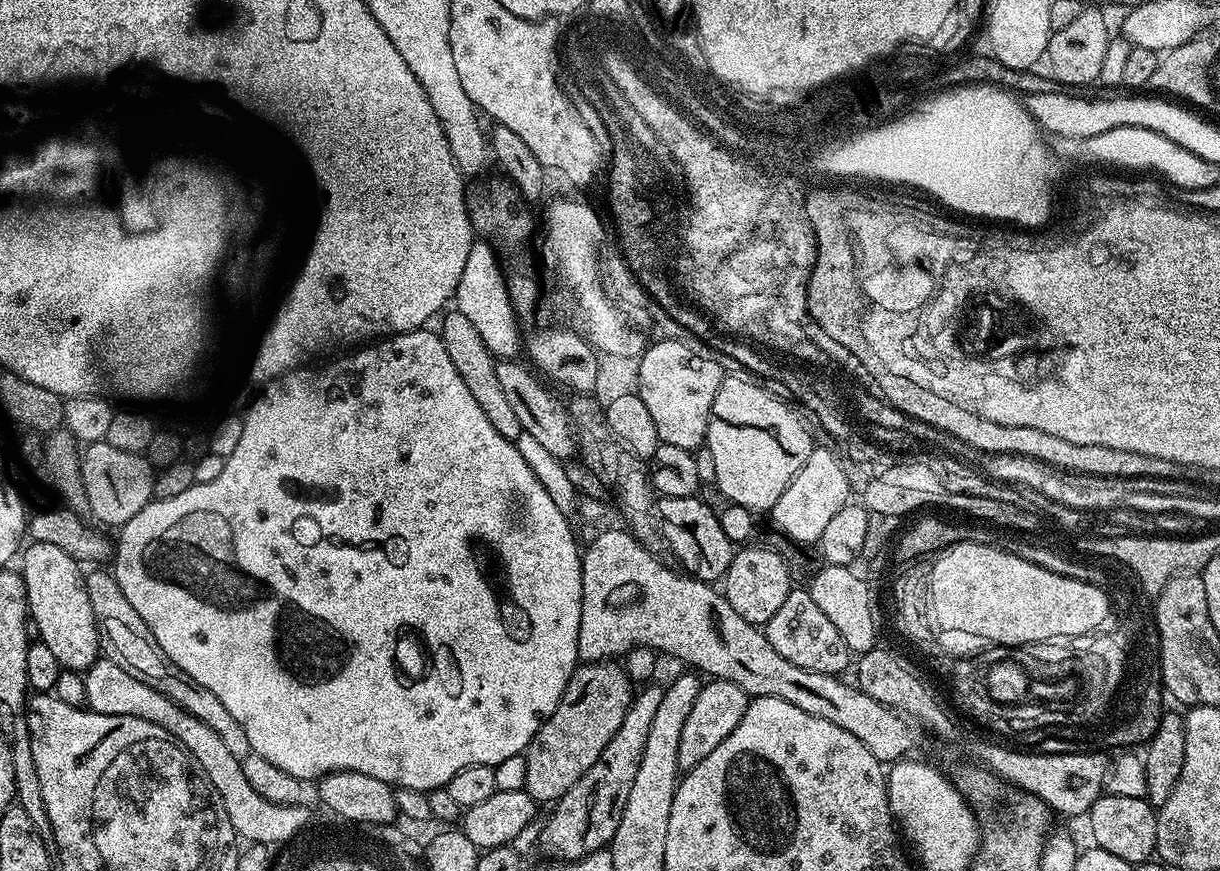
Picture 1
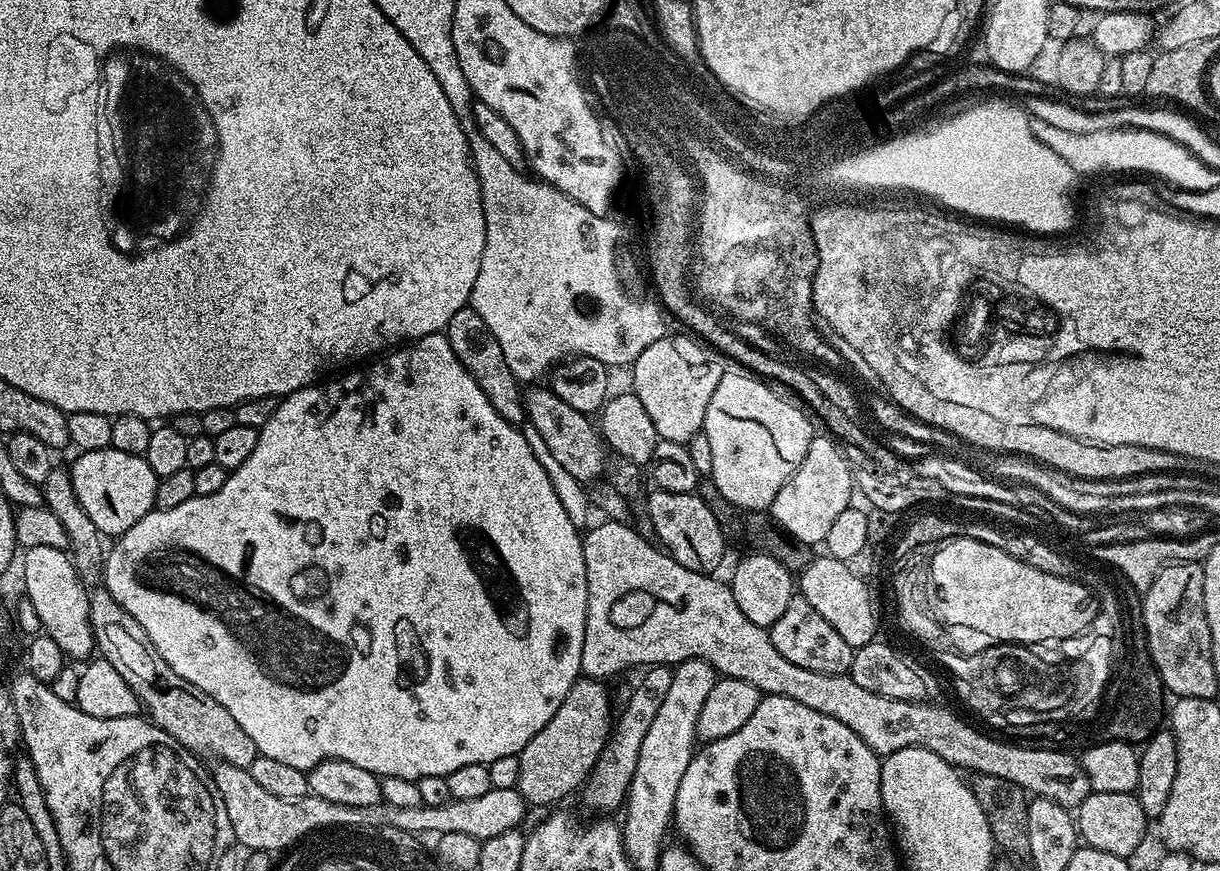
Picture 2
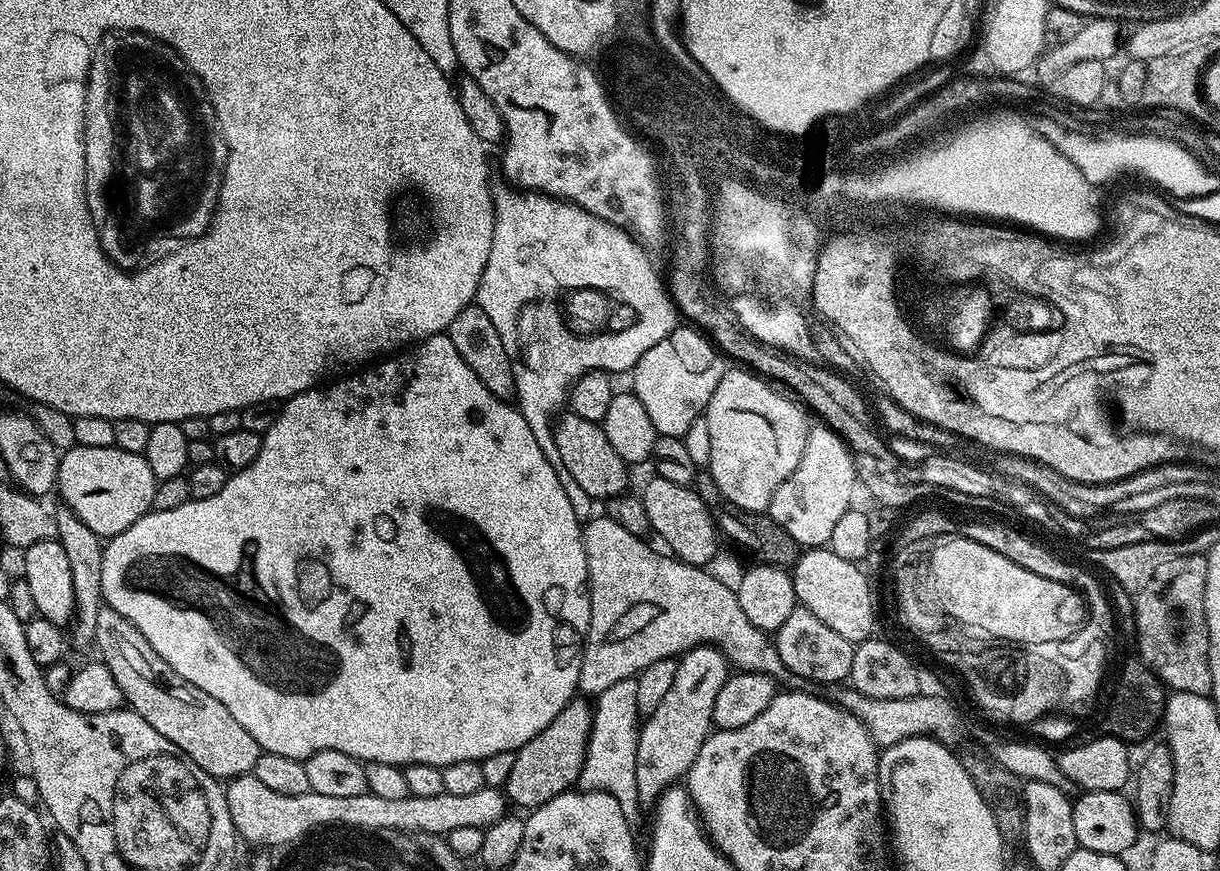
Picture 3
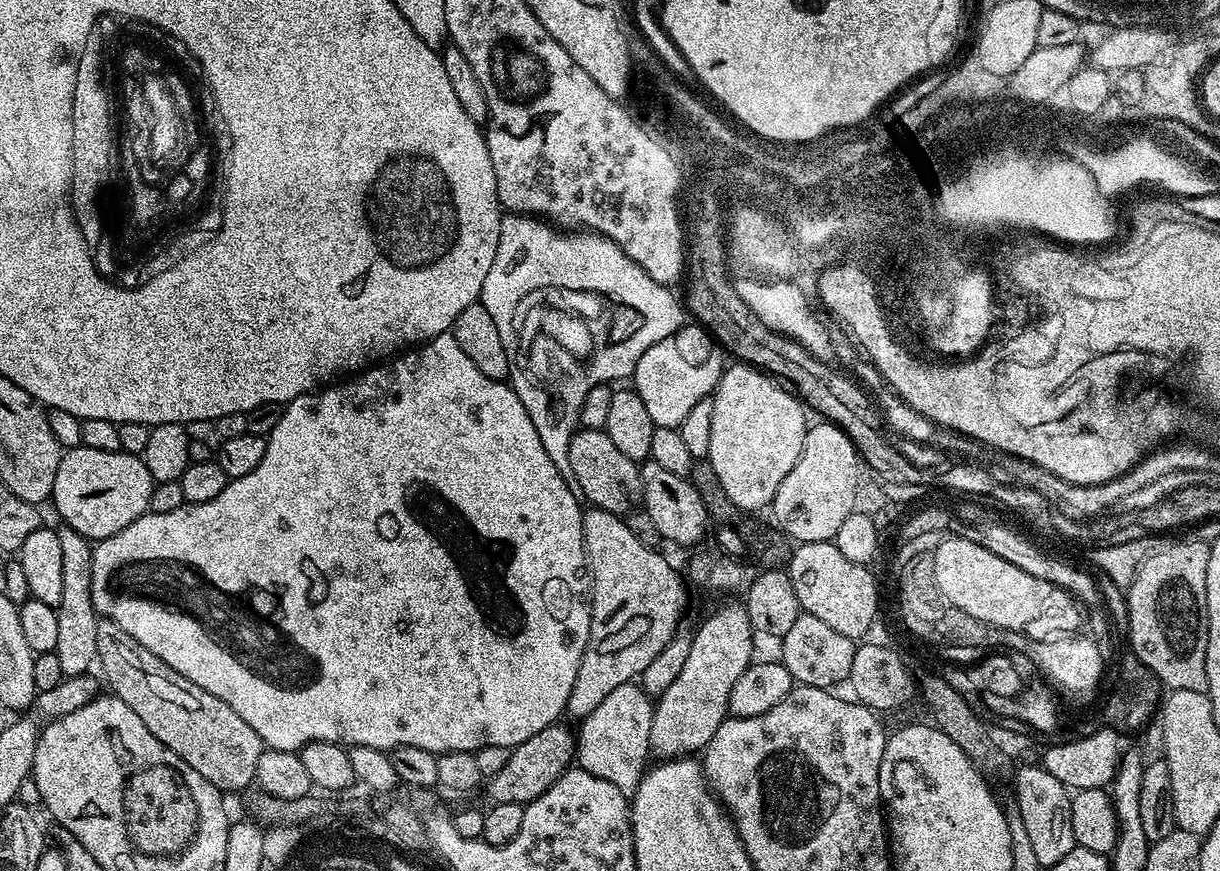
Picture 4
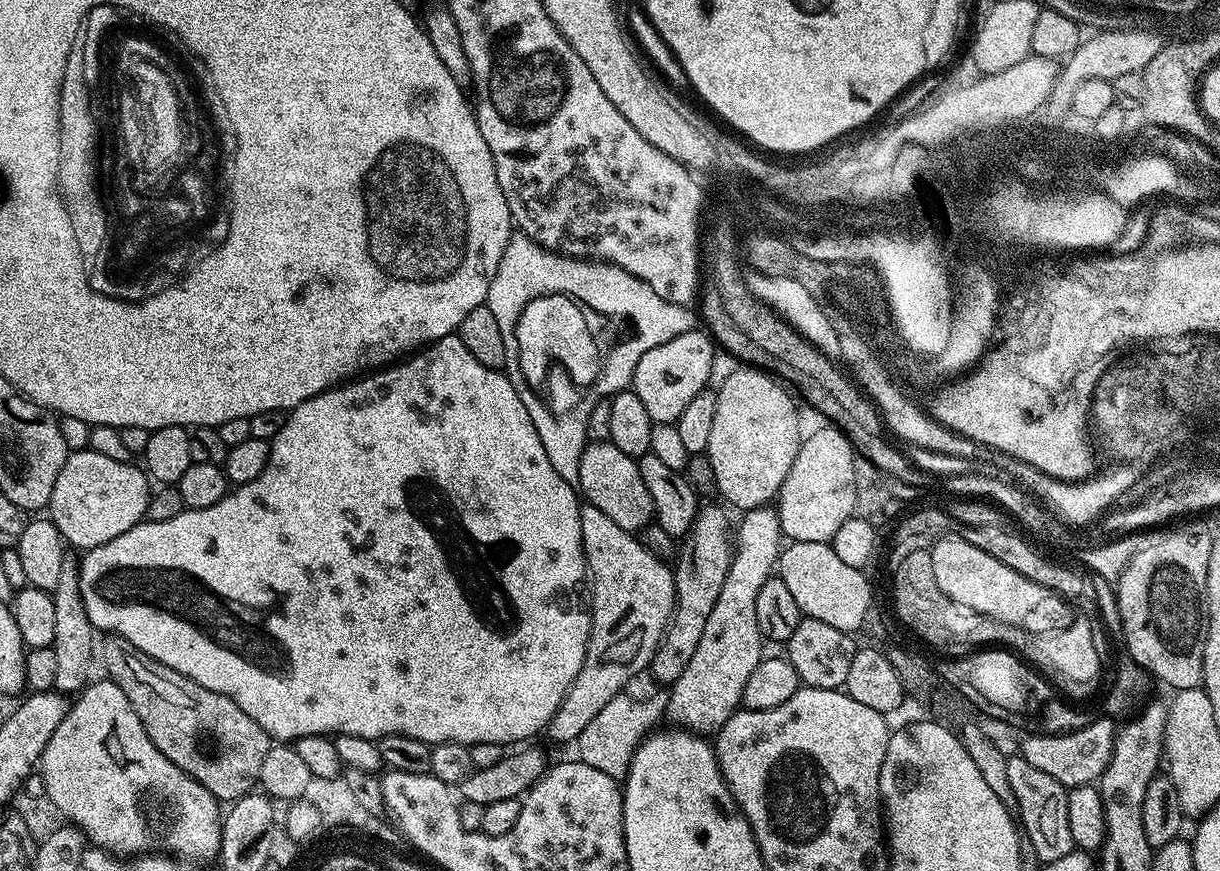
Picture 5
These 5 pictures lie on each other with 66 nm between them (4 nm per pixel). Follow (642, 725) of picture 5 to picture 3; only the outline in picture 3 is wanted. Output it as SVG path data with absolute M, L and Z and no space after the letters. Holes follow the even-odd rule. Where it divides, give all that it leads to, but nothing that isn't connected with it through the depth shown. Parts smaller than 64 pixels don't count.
M635 677L614 682L595 699L587 756L576 783L579 792L606 792L618 798L618 806L621 807L626 822L633 826L639 825L643 811L637 788L637 740L640 717Z

